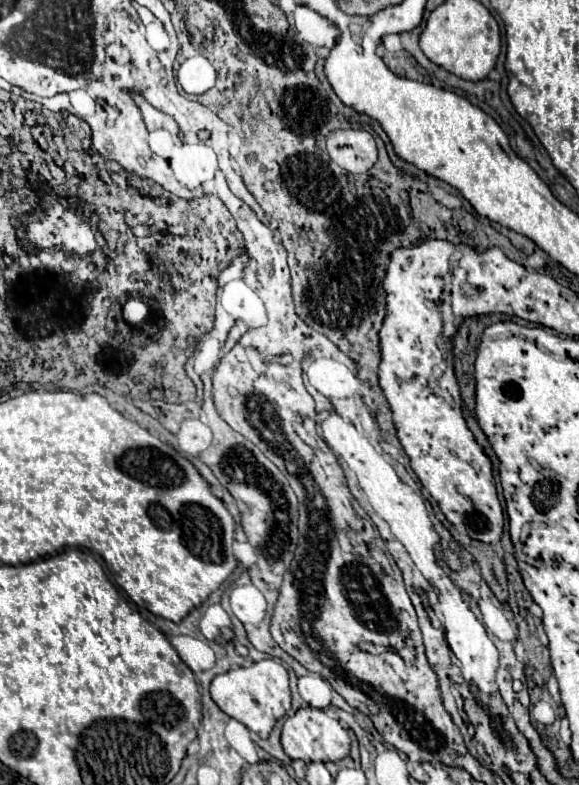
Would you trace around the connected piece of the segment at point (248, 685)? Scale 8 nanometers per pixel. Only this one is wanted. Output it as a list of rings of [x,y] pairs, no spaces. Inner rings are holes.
[[[273,659],[253,663],[251,667],[229,669],[211,681],[211,699],[219,705],[223,713],[241,721],[261,739],[267,739],[277,719],[281,719],[291,709],[289,673],[279,661]]]

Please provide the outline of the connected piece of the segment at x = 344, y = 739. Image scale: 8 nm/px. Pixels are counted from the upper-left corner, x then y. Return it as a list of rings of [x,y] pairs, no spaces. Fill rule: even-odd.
[[[305,707],[305,709],[299,709],[295,715],[287,717],[287,721],[283,723],[281,745],[291,759],[303,759],[305,763],[311,763],[311,761],[325,763],[325,761],[337,761],[337,759],[347,757],[351,739],[349,739],[347,729],[343,729],[335,717],[327,715],[321,709]]]

